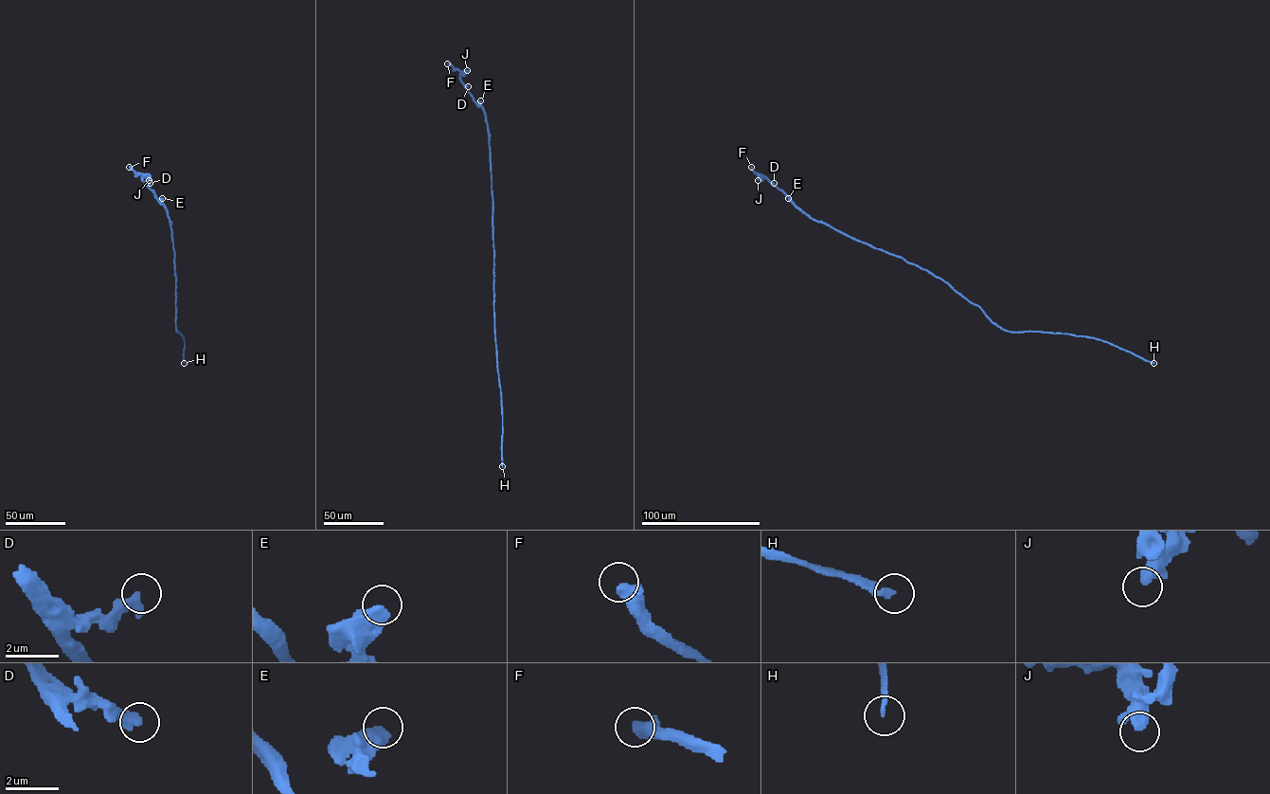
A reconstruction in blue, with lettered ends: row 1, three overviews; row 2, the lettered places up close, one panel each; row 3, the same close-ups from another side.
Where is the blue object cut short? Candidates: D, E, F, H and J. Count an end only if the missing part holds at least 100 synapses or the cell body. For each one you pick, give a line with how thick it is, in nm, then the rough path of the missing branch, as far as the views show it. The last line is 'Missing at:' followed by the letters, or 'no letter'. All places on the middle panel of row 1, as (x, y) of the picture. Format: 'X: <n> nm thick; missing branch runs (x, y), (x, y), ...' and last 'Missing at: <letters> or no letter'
H: 190 nm thick
Missing at: H

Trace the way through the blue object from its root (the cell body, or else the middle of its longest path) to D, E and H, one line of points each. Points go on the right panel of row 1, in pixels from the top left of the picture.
D: (939, 278), (902, 258), (813, 219), (774, 183)
E: (939, 278), (902, 258), (813, 219), (788, 198)
H: (939, 278), (978, 305), (992, 321), (1004, 330), (1094, 337), (1153, 363)

